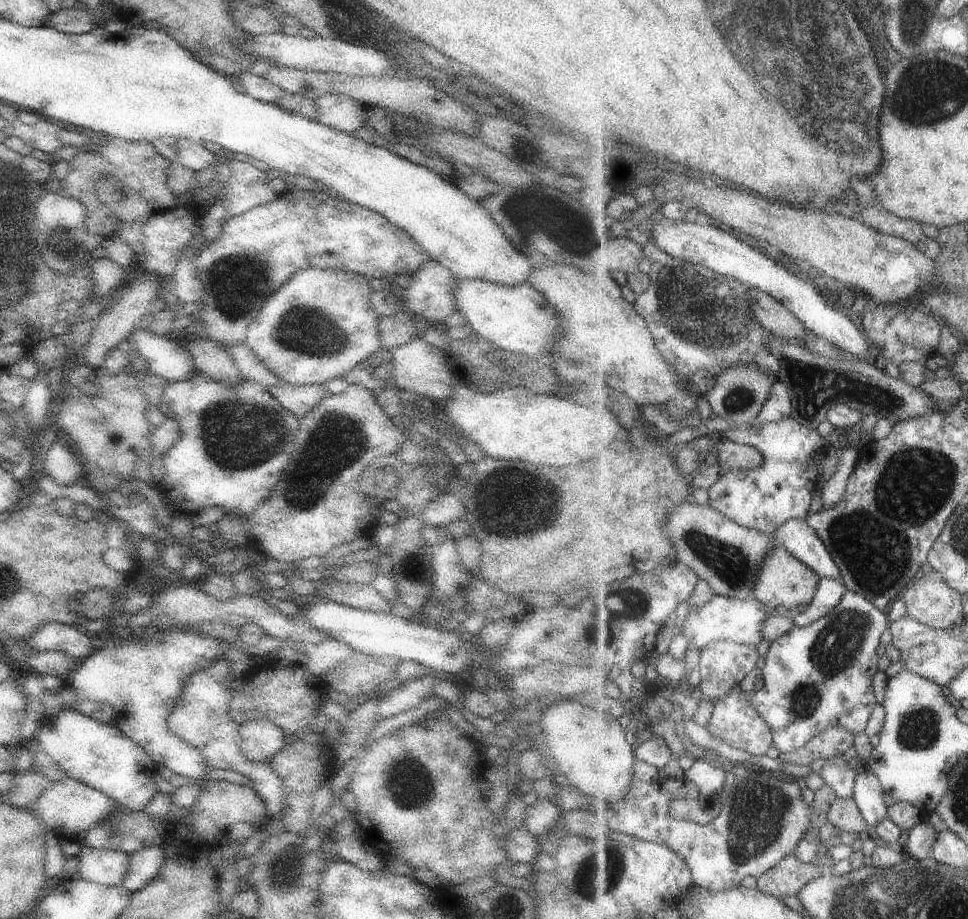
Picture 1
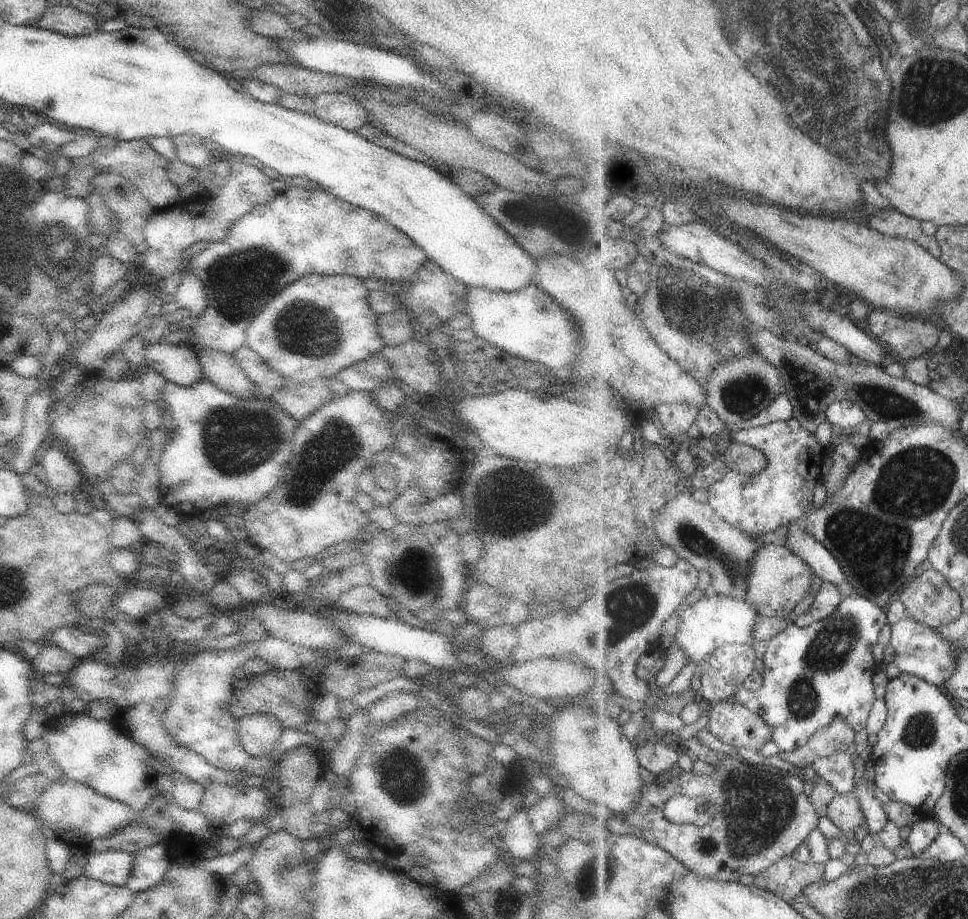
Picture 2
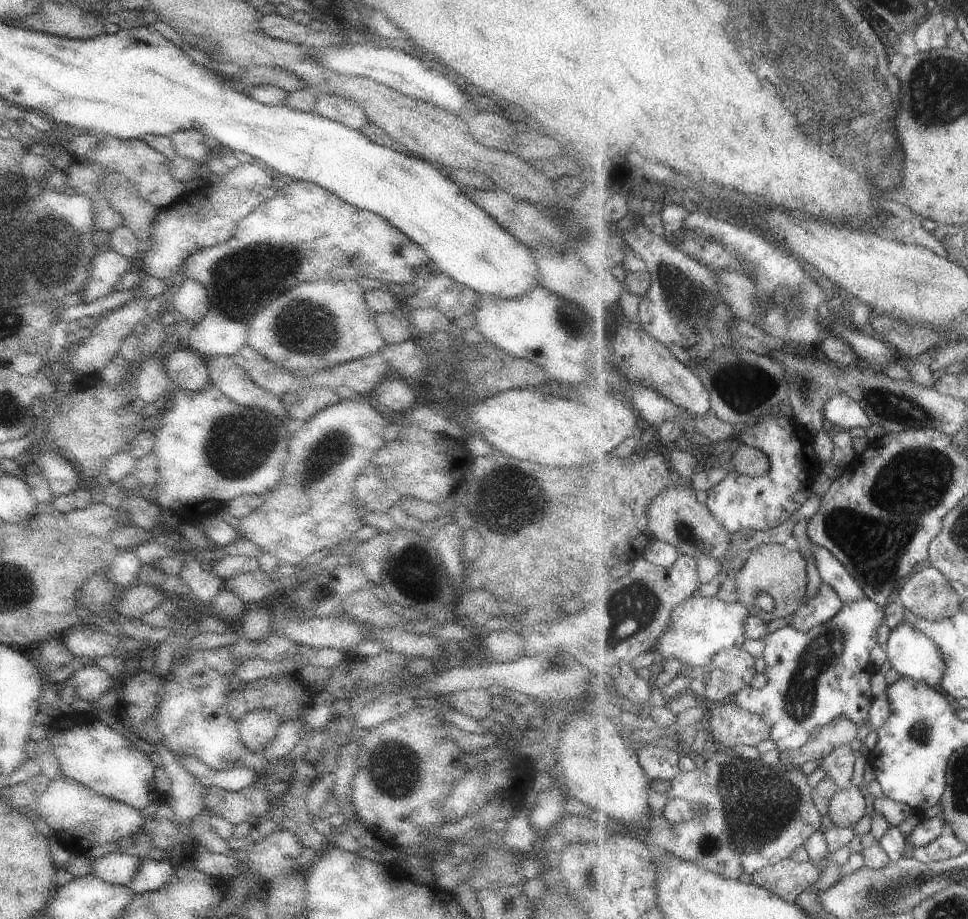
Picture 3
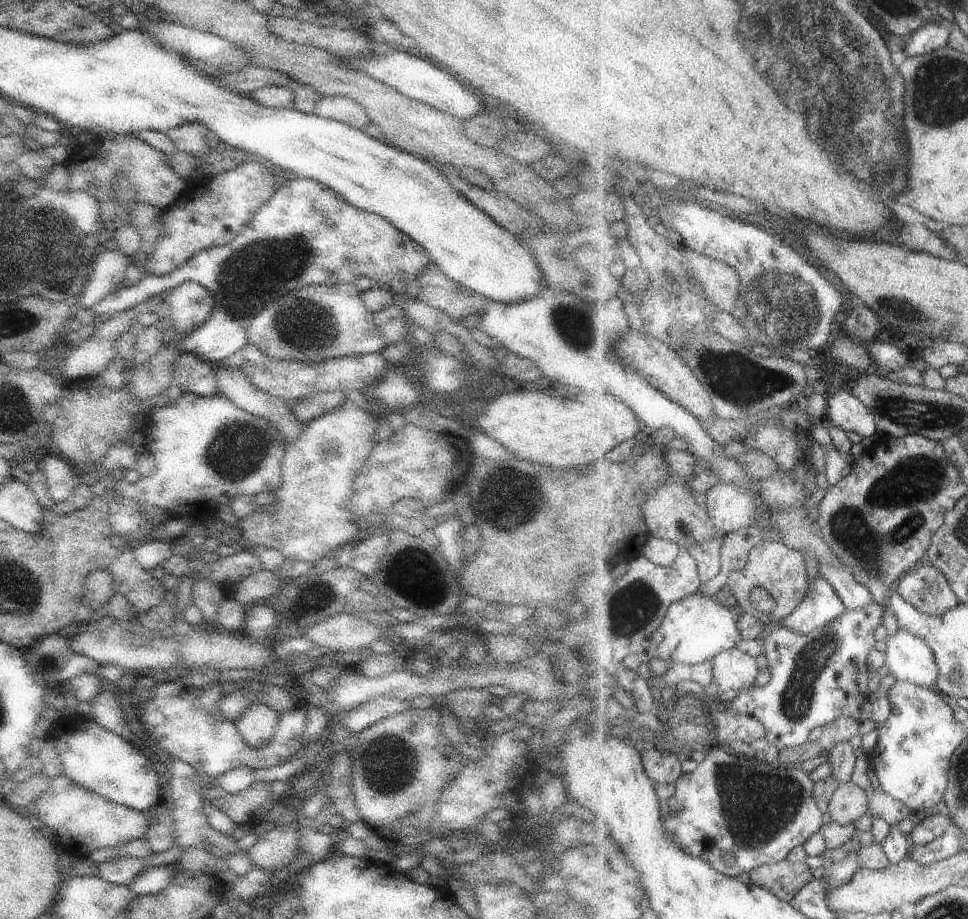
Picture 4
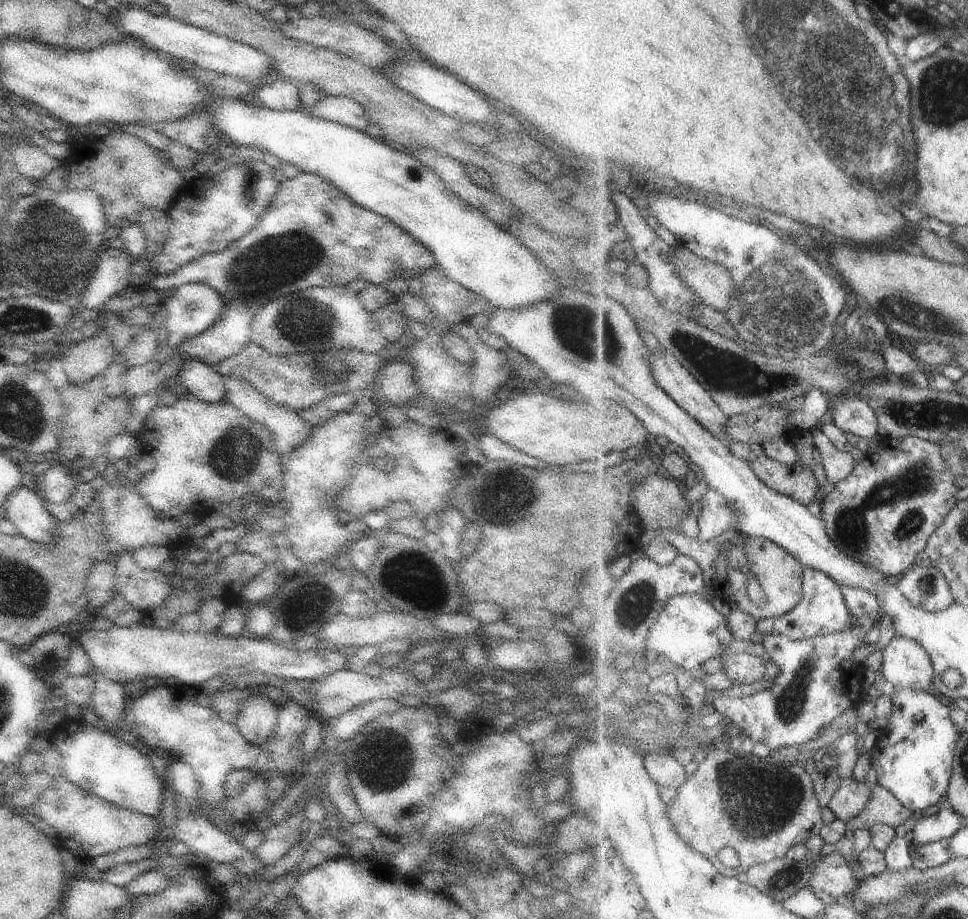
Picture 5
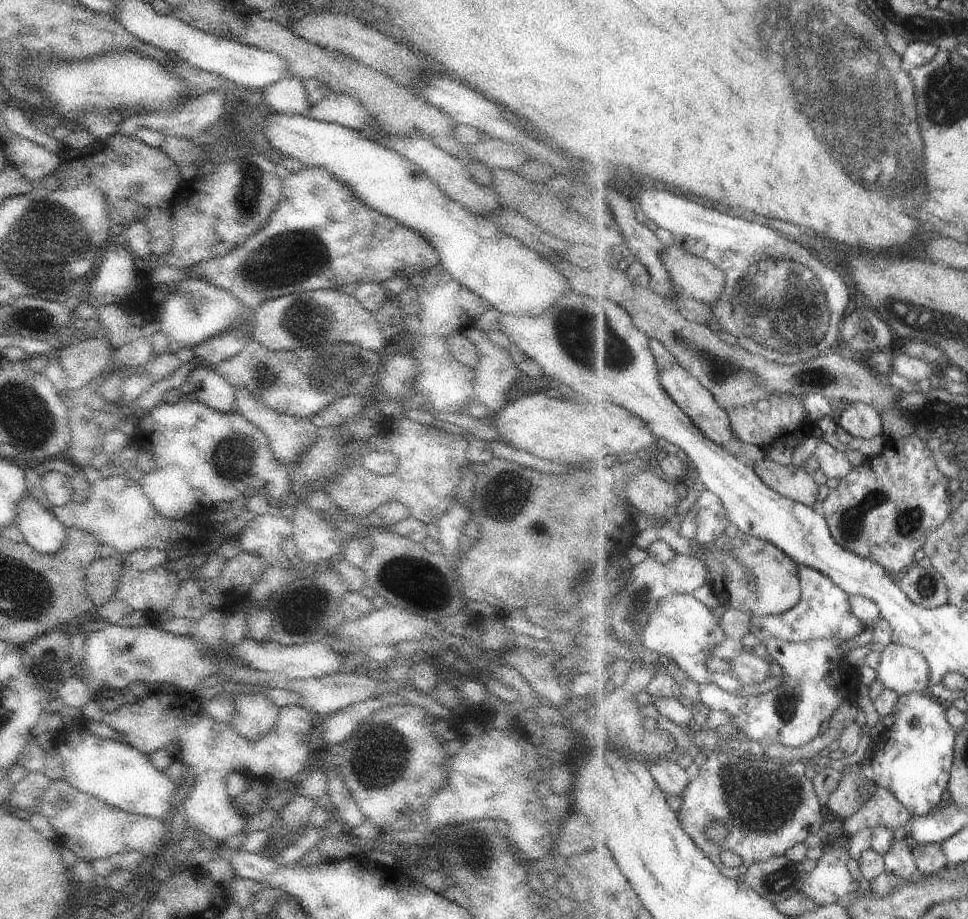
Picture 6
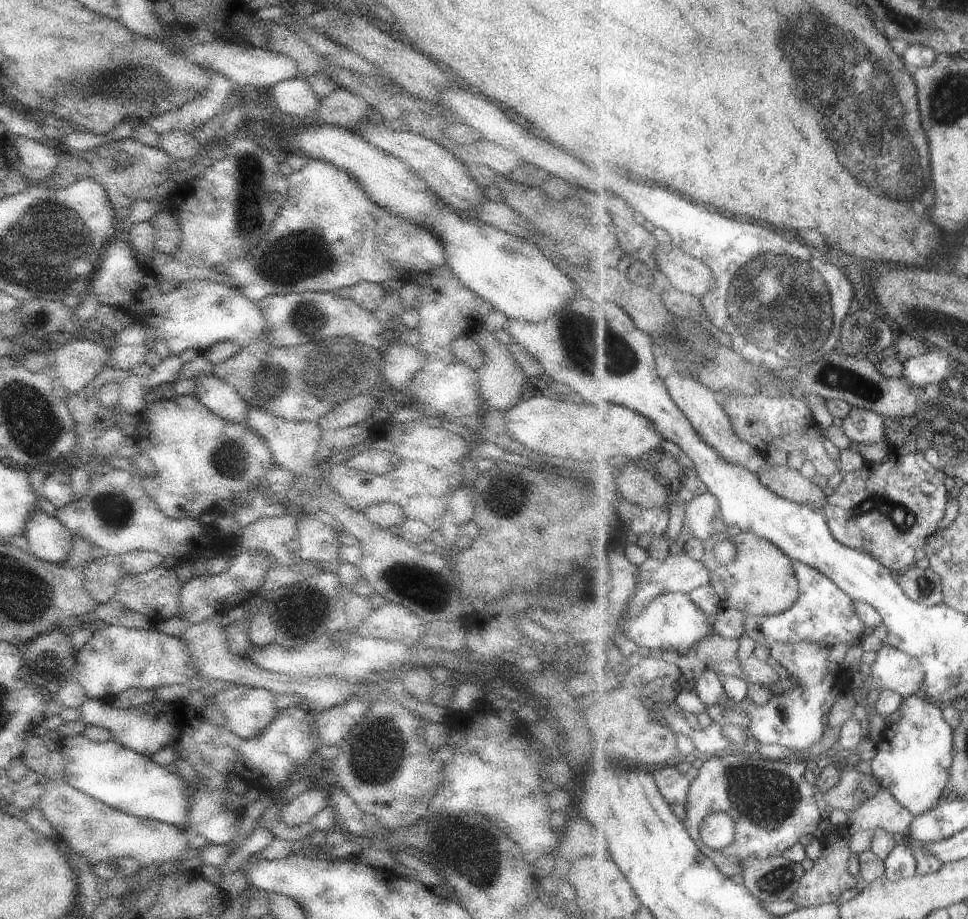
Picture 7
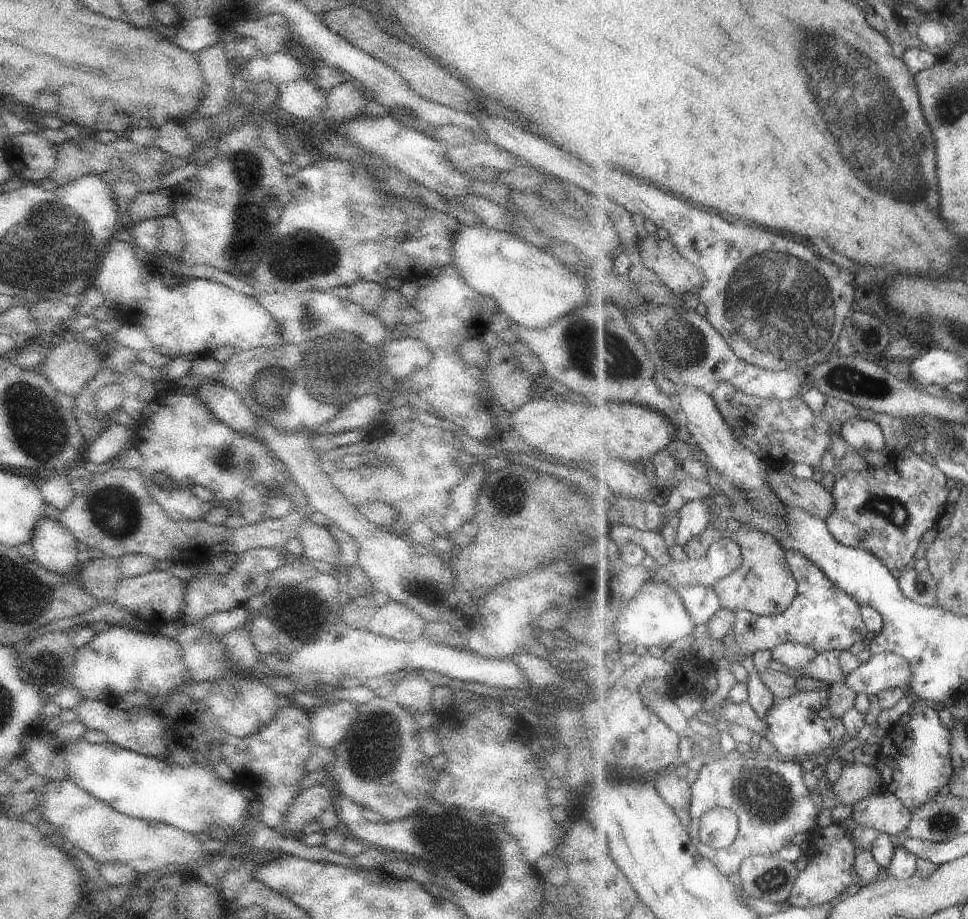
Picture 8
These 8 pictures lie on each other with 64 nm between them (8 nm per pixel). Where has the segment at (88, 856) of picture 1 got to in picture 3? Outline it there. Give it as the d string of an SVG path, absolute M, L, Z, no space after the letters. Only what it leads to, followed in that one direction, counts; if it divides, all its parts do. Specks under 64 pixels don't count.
M110 852L93 860L92 874L114 885L126 885L137 872L139 861L135 855Z

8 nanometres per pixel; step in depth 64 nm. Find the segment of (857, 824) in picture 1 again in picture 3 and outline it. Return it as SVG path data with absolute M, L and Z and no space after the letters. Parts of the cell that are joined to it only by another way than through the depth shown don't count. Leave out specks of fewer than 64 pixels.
M854 785L850 789L839 789L831 799L828 808L828 815L832 822L840 827L853 827L859 820L863 820L867 816L867 798L863 796L864 793L864 788L855 787Z

